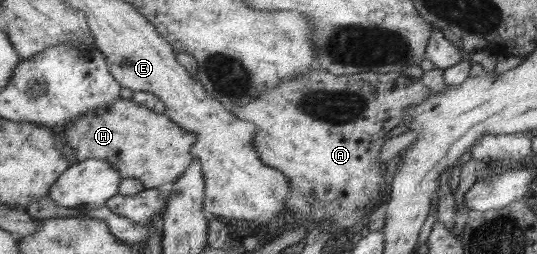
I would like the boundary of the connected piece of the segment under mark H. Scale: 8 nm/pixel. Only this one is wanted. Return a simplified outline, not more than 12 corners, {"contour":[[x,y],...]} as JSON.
{"contour":[[119,98],[64,126],[78,161],[167,189],[198,139]]}

